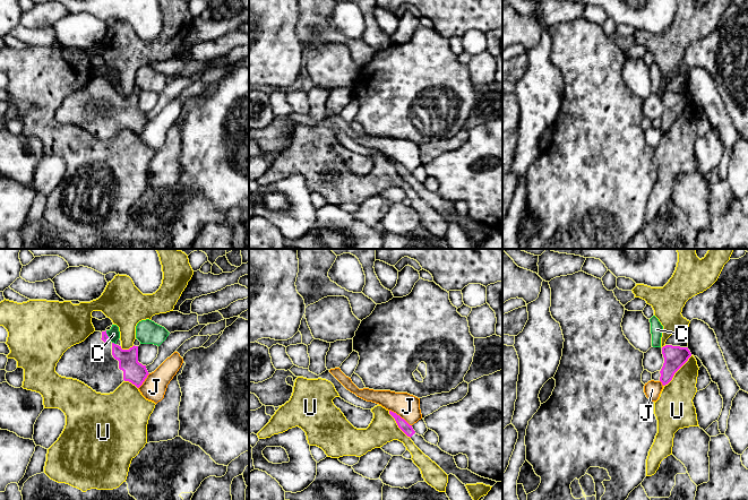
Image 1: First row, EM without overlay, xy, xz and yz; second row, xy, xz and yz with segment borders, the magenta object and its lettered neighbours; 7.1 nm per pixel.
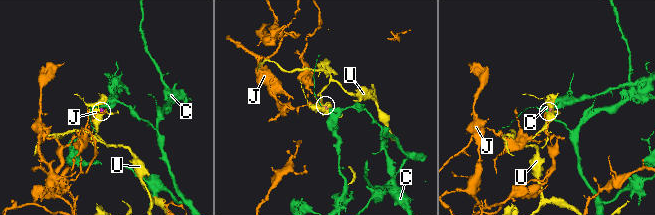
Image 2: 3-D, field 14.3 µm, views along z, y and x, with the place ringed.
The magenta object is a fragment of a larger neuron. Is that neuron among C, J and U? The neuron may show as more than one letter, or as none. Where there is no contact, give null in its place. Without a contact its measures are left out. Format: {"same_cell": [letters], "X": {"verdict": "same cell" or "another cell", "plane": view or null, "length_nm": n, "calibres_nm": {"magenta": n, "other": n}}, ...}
{"same_cell": [], "C": {"verdict": "another cell", "plane": "xy", "length_nm": 40, "calibres_nm": {"magenta": 150, "other": 90}}, "J": {"verdict": "another cell", "plane": "xz", "length_nm": 200, "calibres_nm": {"magenta": 70, "other": 180}}, "U": {"verdict": "another cell", "plane": "yz", "length_nm": 300, "calibres_nm": {"magenta": 160, "other": 260}}}

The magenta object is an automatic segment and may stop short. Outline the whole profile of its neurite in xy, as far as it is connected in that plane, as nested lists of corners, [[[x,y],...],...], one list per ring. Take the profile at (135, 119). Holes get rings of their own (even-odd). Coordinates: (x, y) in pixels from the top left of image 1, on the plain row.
[[[94,78],[84,88],[68,95],[55,113],[55,119],[66,124],[77,126],[96,139],[113,139],[123,128],[139,135],[149,121],[146,112],[138,109],[138,93],[122,96],[112,89],[105,78]]]

